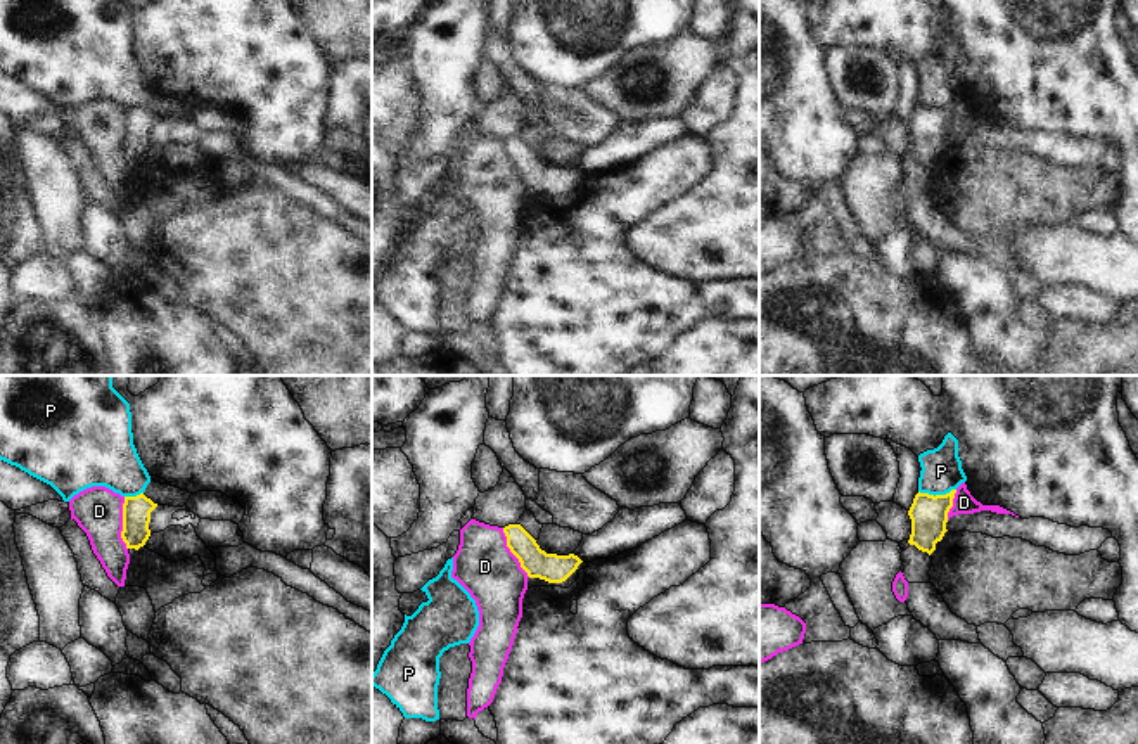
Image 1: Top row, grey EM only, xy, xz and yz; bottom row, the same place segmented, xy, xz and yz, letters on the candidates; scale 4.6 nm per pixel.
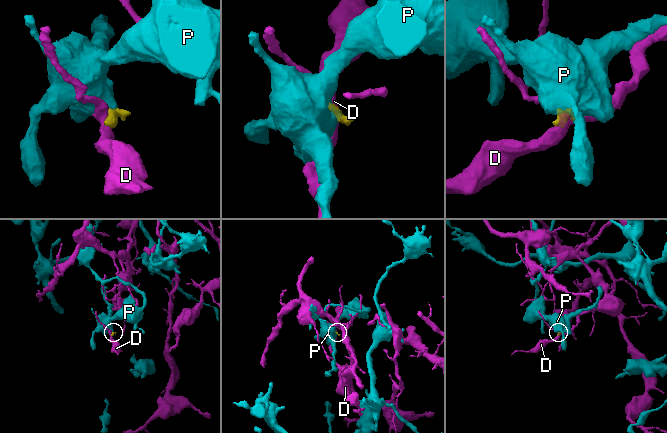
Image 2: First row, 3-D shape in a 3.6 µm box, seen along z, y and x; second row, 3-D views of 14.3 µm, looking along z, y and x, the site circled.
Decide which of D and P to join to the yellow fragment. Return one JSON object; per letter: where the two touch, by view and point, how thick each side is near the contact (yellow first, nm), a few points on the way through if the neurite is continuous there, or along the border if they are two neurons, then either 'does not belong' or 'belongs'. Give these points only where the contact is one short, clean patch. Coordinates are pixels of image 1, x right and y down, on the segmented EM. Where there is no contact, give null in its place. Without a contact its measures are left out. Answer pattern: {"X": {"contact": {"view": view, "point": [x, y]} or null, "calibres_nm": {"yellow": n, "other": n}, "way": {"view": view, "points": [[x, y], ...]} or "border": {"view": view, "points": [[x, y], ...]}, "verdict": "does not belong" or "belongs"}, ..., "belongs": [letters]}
{"D": {"contact": {"view": "xy", "point": [123, 523]}, "calibres_nm": {"yellow": 130, "other": 220}, "border": {"view": "xy", "points": [[123, 497], [121, 540], [127, 549]]}, "verdict": "does not belong"}, "P": {"contact": {"view": "yz", "point": [936, 495]}, "calibres_nm": {"yellow": 180, "other": 190}, "border": {"view": "yz", "points": [[955, 488], [934, 495], [919, 492]]}, "verdict": "does not belong"}, "belongs": []}

